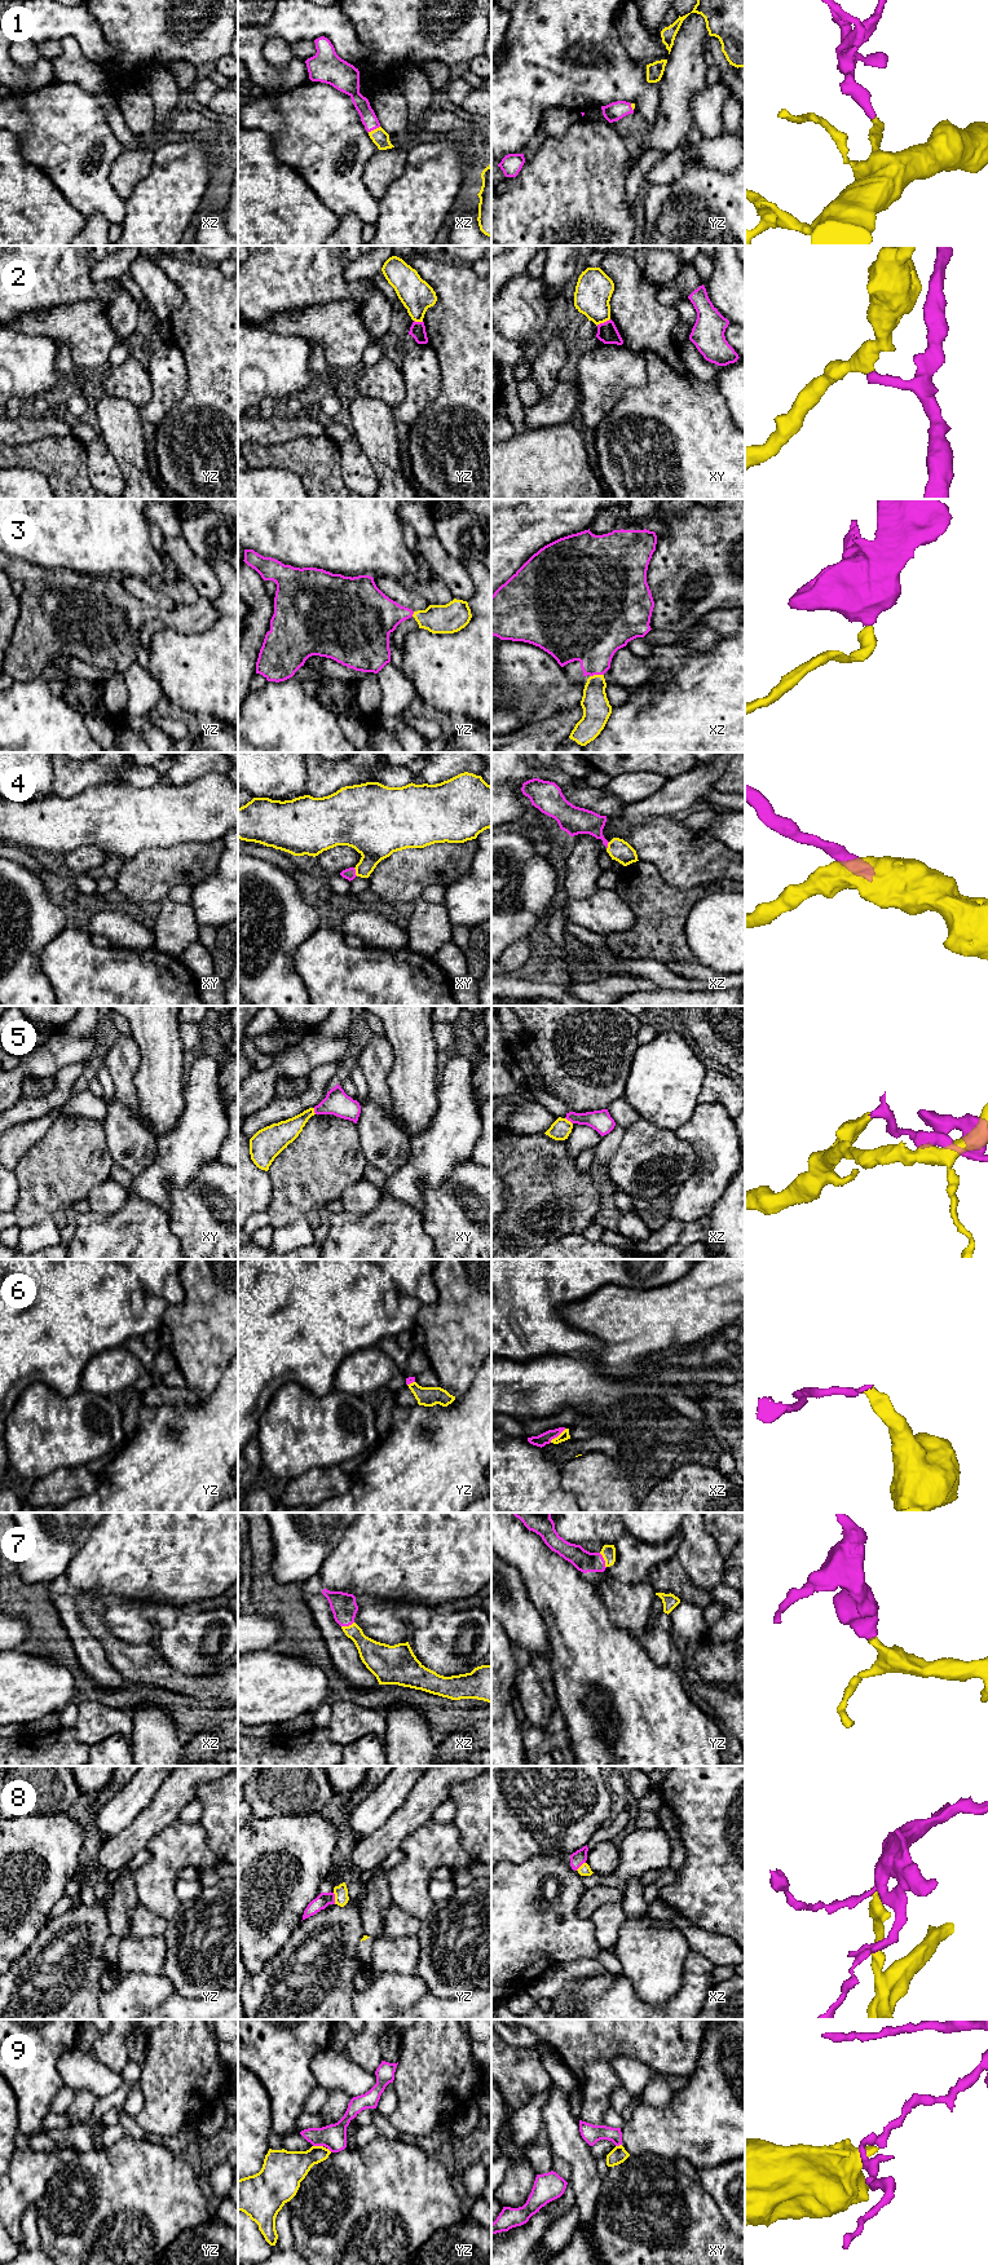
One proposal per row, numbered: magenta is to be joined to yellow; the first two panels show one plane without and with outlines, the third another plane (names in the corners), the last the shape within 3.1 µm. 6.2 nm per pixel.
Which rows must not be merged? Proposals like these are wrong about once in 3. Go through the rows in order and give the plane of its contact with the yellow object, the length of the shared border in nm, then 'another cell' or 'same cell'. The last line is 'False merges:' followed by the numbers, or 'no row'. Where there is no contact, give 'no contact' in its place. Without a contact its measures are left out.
1: contact in xz; length 90 nm; same cell
2: contact in xy; length 100 nm; another cell
3: contact in xz; length 90 nm; same cell
4: contact in xy; length 60 nm; same cell
5: contact in xz; length 60 nm; another cell
6: contact in xz; length 130 nm; same cell
7: contact in yz; length 100 nm; same cell
8: contact in yz; length 70 nm; another cell
9: contact in yz; length 60 nm; another cell
False merges: 2, 5, 8, 9

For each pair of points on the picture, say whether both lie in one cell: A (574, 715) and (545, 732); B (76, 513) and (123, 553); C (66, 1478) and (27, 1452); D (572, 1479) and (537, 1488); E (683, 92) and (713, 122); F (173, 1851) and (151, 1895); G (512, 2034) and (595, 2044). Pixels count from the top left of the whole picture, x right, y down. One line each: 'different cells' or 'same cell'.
A: same cell
B: same cell
C: different cells
D: different cells
E: different cells
F: same cell
G: different cells

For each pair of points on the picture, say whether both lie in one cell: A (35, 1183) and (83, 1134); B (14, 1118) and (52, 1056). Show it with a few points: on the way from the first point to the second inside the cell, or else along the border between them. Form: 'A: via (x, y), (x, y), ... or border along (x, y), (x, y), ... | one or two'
A: via (47, 1171), (73, 1146) | one
B: border along (80, 1063), (64, 1065), (53, 1077) | two

